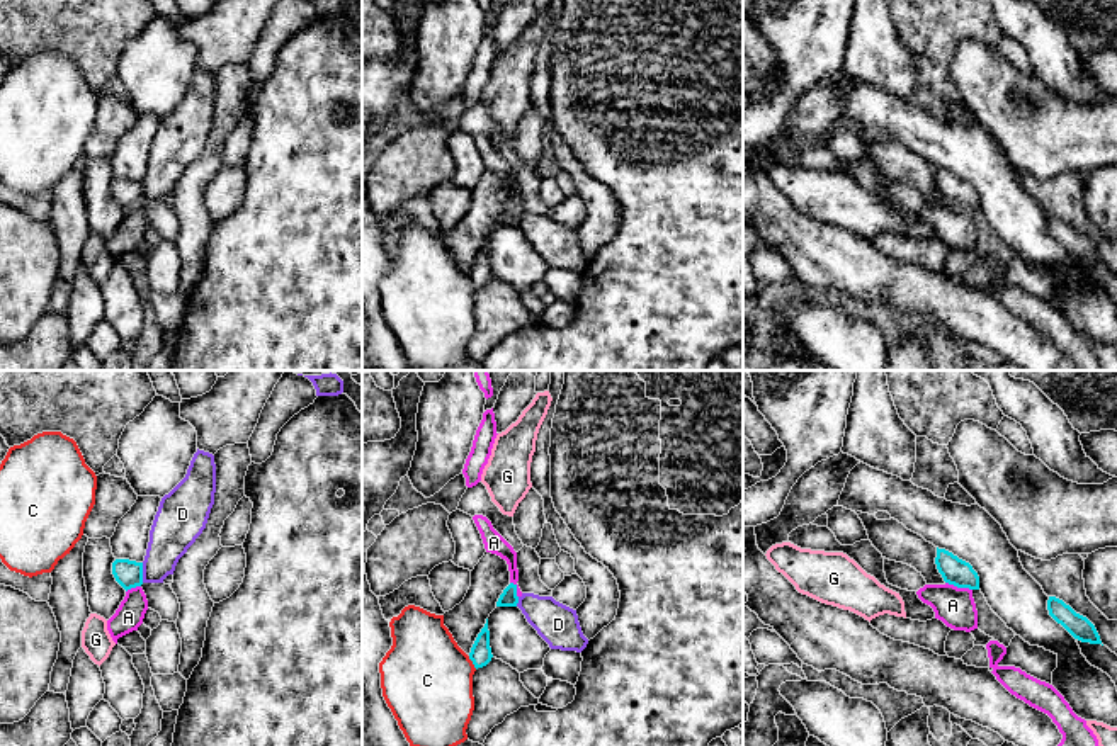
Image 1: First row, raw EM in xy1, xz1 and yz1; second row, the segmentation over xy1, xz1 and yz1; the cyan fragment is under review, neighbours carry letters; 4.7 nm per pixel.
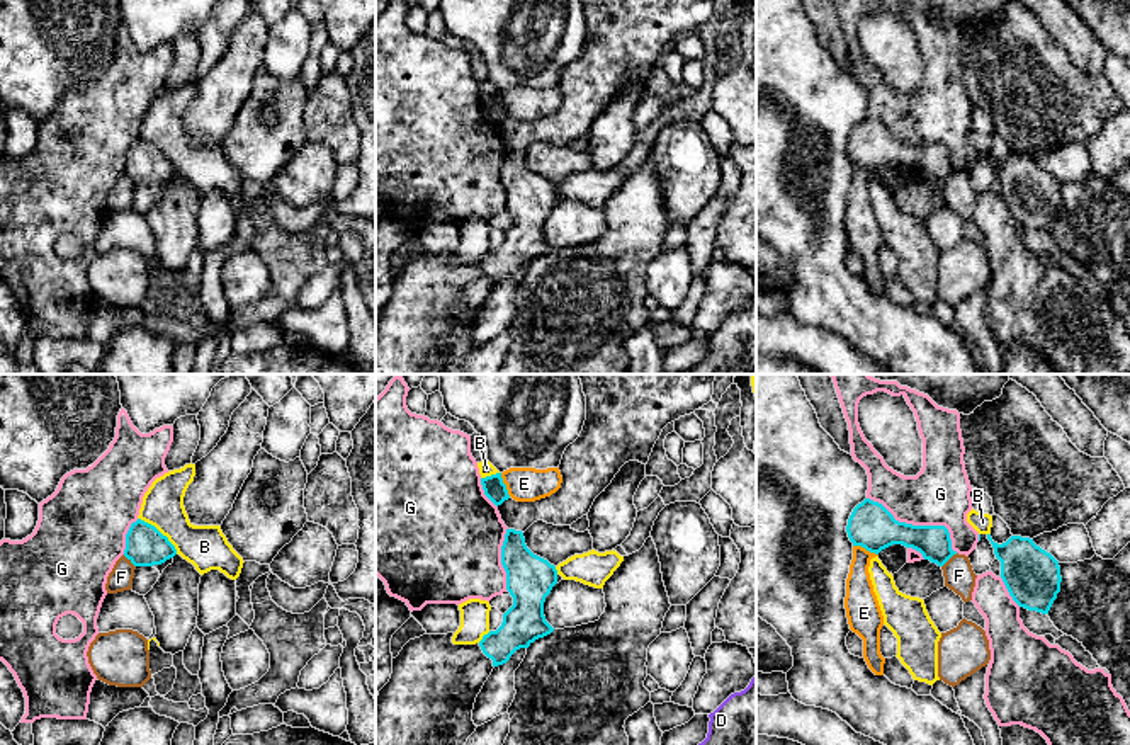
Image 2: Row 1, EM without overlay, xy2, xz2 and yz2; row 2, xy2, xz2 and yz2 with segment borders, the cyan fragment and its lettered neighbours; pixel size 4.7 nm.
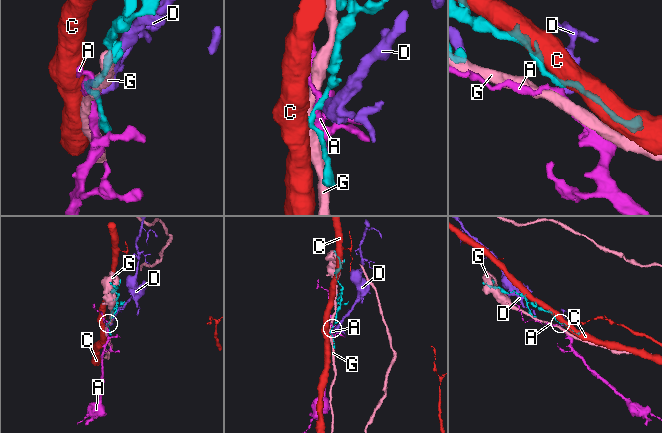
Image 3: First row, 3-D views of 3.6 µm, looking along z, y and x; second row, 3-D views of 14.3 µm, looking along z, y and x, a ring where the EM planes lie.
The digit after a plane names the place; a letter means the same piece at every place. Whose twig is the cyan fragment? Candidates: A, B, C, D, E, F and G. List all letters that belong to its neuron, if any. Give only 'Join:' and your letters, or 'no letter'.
Join: F

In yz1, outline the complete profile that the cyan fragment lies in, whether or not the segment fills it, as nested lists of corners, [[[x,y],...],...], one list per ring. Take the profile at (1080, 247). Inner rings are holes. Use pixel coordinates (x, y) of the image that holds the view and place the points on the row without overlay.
[[[1056,216],[1047,219],[1049,235],[1061,243],[1074,258],[1090,263],[1102,263],[1095,245],[1083,235],[1076,233],[1069,224]]]

